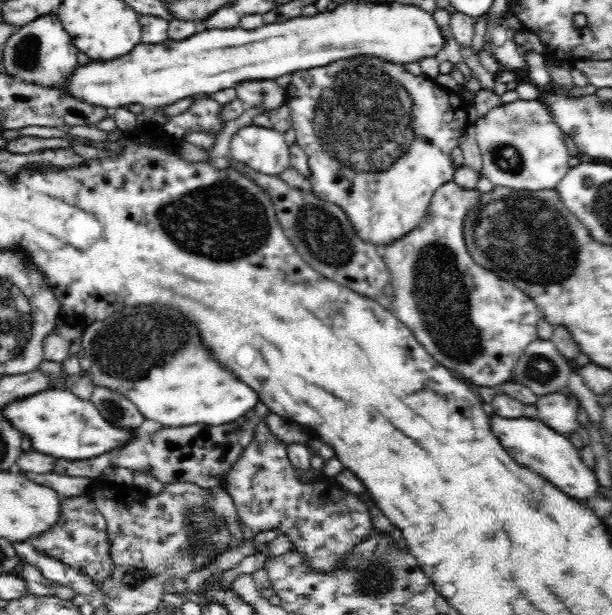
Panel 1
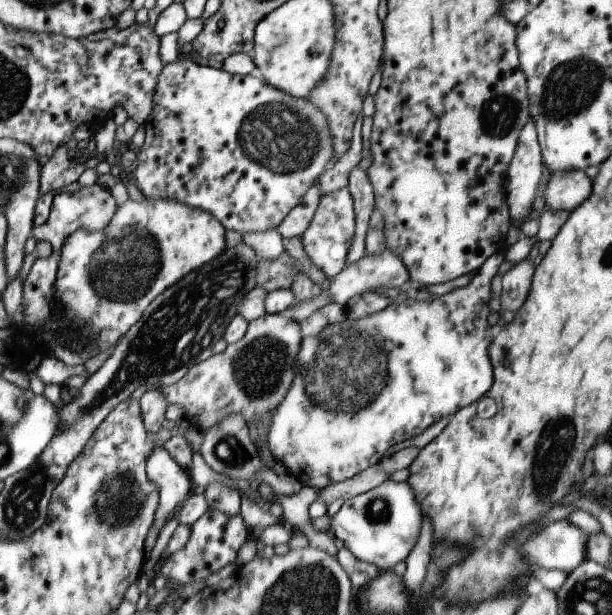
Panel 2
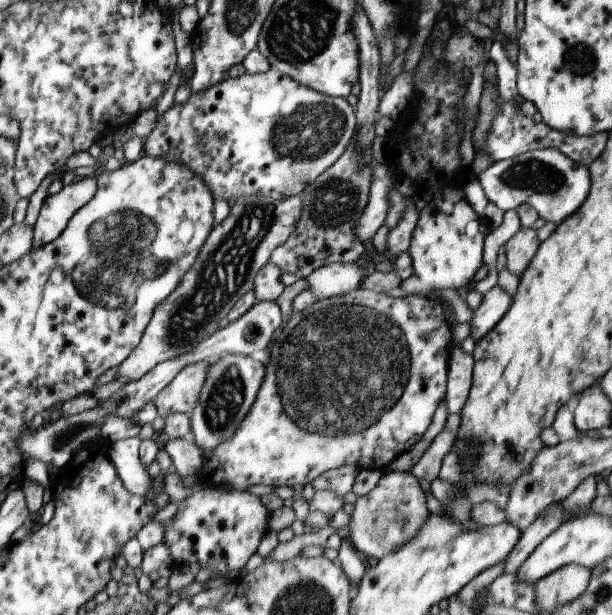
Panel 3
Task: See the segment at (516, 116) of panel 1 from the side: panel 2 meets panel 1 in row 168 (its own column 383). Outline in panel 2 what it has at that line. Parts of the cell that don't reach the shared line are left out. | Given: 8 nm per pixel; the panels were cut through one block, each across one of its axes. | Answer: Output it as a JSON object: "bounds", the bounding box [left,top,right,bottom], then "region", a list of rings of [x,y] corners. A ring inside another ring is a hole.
{"bounds":[329,478,423,570],"region":[[[387,478],[377,488],[345,500],[329,518],[329,534],[339,538],[355,558],[369,562],[379,570],[391,570],[397,562],[407,560],[419,538],[421,524],[423,512],[419,510],[407,482],[391,482]]]}

